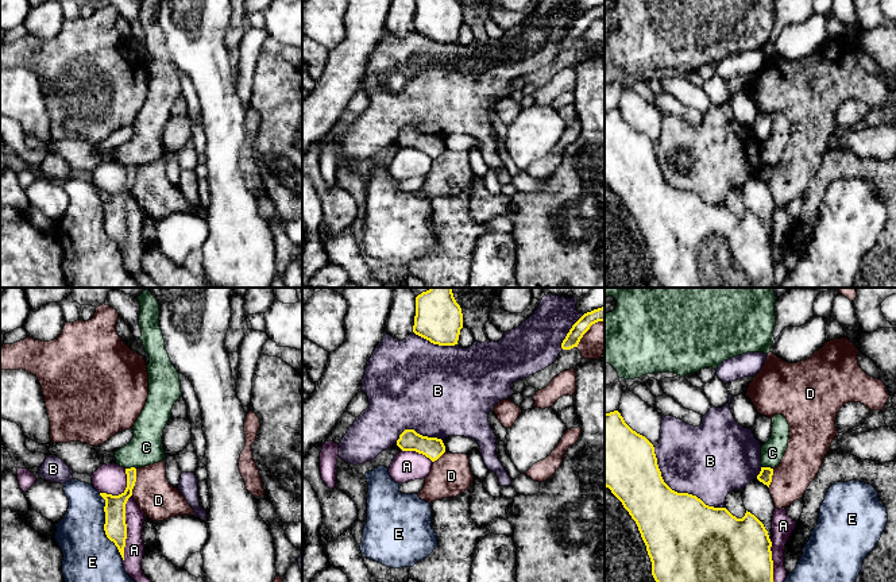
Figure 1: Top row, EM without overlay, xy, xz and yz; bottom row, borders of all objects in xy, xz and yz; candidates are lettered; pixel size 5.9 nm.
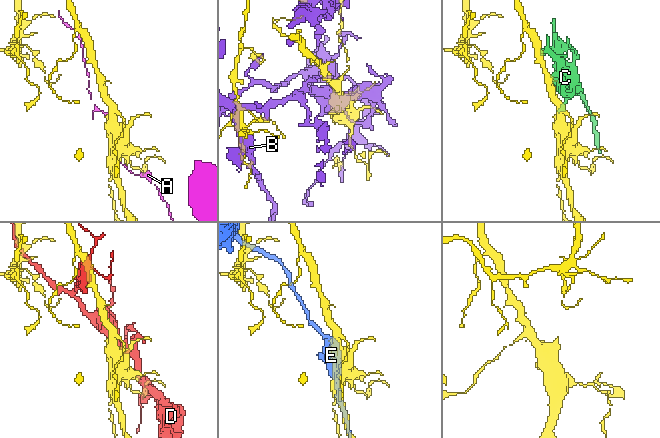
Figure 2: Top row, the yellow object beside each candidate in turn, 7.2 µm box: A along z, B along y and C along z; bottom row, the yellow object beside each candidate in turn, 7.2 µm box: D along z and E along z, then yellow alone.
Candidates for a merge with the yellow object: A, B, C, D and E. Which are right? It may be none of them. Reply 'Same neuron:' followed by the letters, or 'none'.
Same neuron: none

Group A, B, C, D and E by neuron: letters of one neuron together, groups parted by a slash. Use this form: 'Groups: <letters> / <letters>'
Groups: A / B / C / D / E

